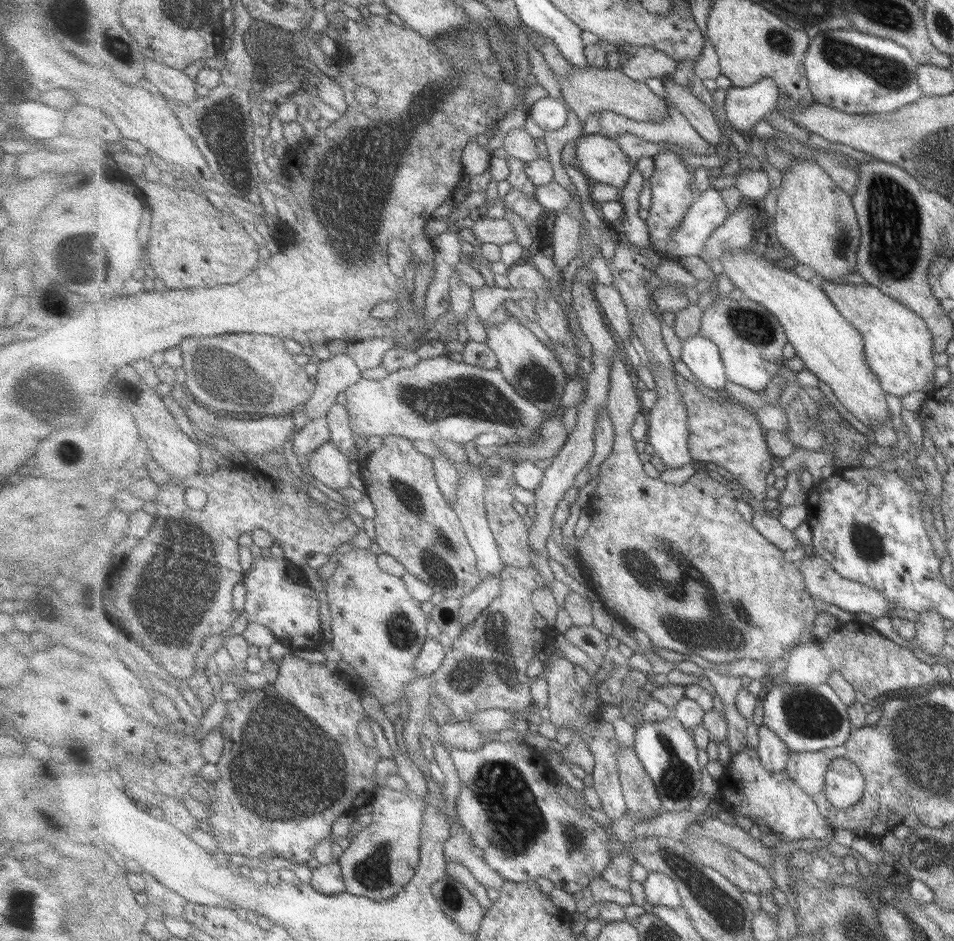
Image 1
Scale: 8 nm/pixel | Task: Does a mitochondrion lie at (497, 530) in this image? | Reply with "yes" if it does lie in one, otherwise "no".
no

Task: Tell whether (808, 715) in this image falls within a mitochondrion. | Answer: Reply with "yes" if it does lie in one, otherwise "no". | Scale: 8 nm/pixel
yes

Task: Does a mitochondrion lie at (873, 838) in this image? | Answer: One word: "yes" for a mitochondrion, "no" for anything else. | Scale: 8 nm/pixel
no

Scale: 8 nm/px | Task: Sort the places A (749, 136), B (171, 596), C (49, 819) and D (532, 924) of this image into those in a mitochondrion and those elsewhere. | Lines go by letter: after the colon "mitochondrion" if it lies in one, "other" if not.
A: other
B: mitochondrion
C: other
D: other

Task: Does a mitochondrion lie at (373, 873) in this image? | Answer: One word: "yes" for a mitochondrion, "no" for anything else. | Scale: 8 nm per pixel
yes

